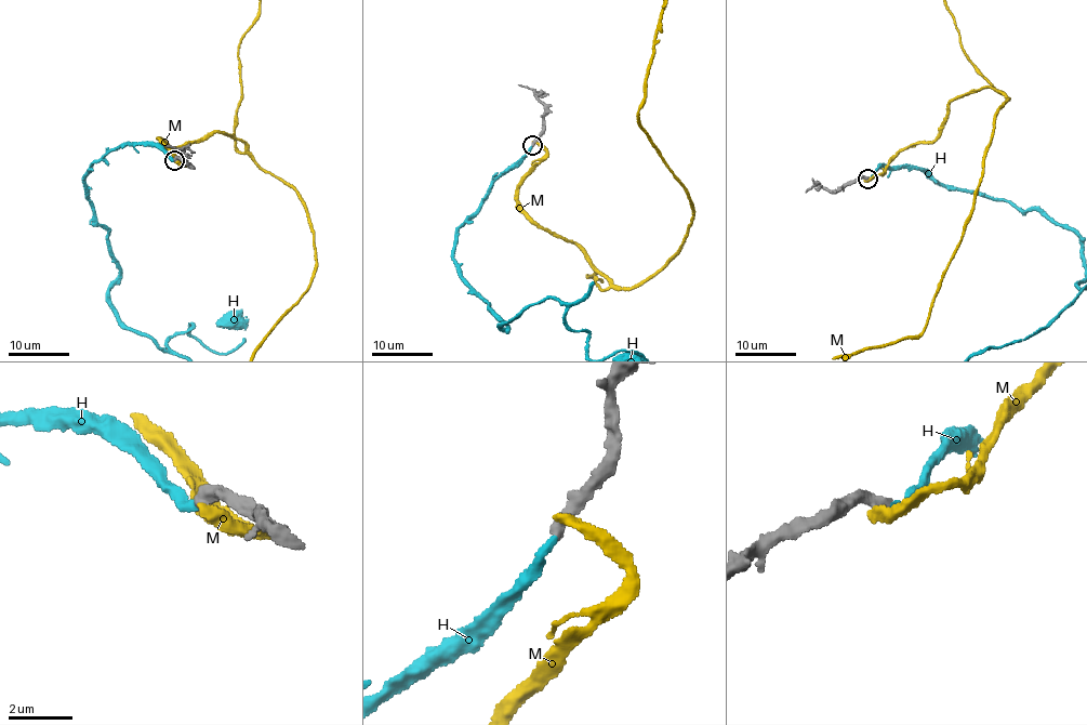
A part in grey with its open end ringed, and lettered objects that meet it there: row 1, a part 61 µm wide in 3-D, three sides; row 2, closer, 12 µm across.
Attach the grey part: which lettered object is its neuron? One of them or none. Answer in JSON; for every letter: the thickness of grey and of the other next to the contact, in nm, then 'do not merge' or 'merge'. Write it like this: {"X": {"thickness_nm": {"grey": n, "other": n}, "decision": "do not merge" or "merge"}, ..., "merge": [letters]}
{"H": {"thickness_nm": {"grey": 360, "other": 280}, "decision": "merge"}, "M": {"thickness_nm": {"grey": 480, "other": 320}, "decision": "do not merge"}, "merge": ["H"]}

